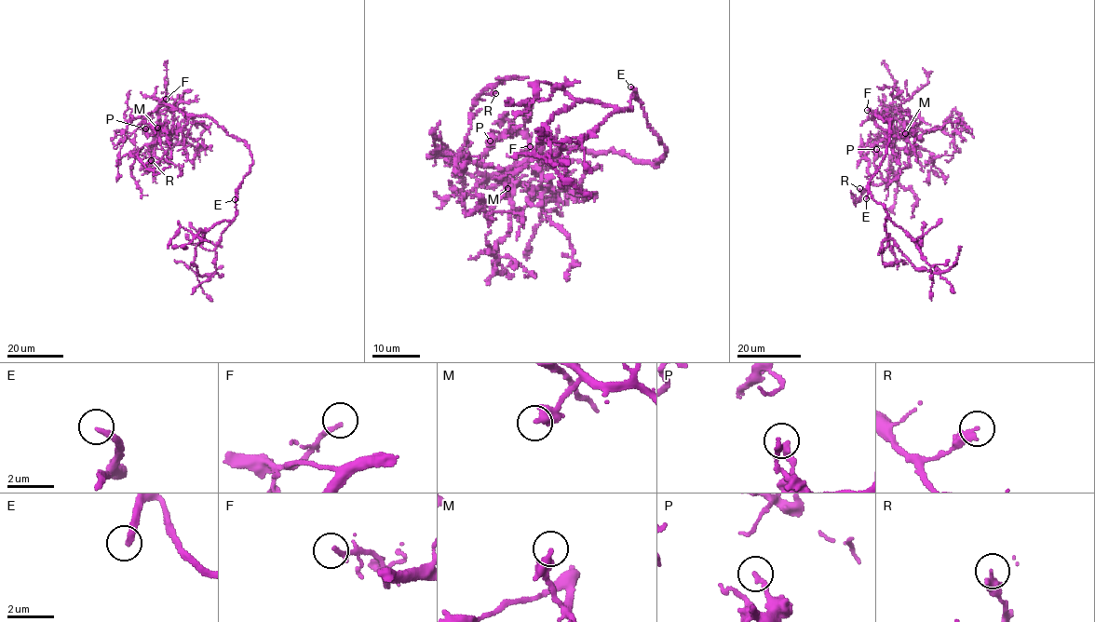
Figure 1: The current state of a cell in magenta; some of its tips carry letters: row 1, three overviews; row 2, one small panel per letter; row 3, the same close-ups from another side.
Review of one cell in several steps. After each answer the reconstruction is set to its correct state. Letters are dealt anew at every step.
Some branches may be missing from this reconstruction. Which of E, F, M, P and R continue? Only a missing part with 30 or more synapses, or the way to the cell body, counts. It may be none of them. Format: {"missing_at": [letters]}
{"missing_at": ["E"]}

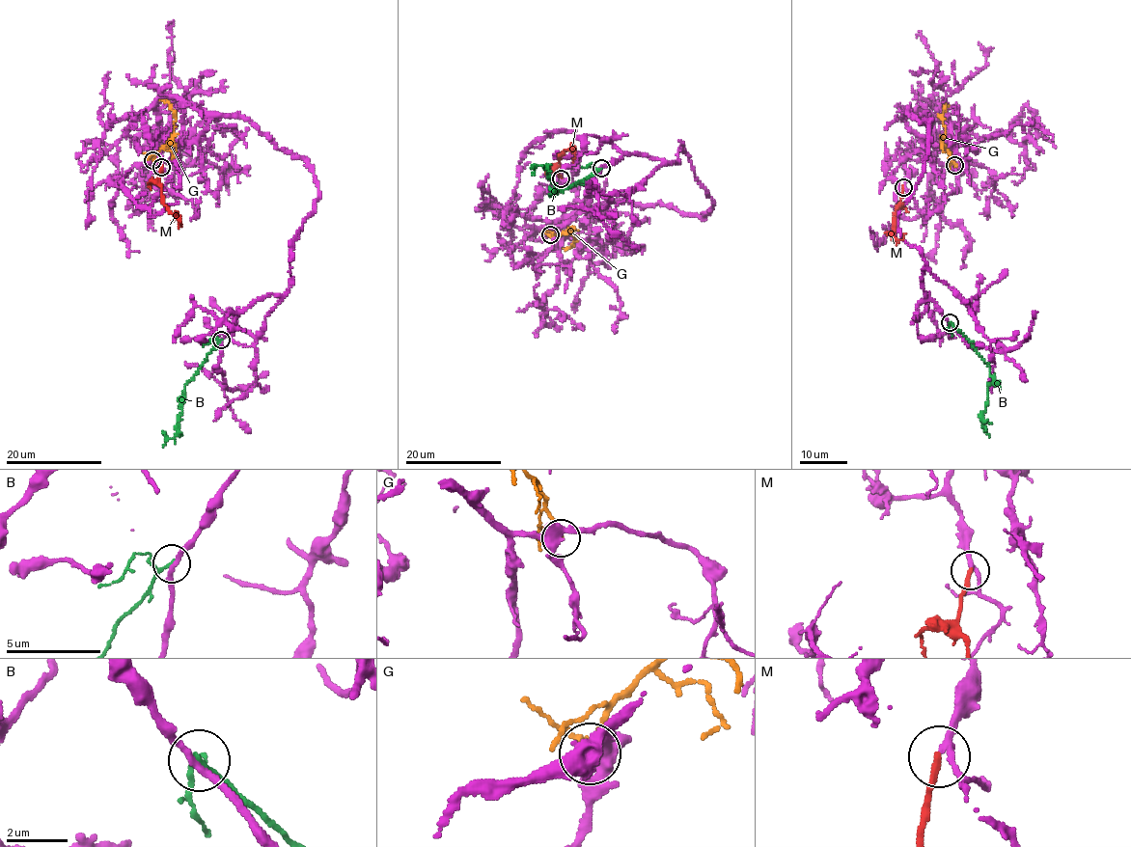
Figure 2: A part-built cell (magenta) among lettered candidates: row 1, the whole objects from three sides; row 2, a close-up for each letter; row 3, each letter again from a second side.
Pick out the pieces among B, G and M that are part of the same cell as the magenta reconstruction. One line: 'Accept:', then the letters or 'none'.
Accept: M

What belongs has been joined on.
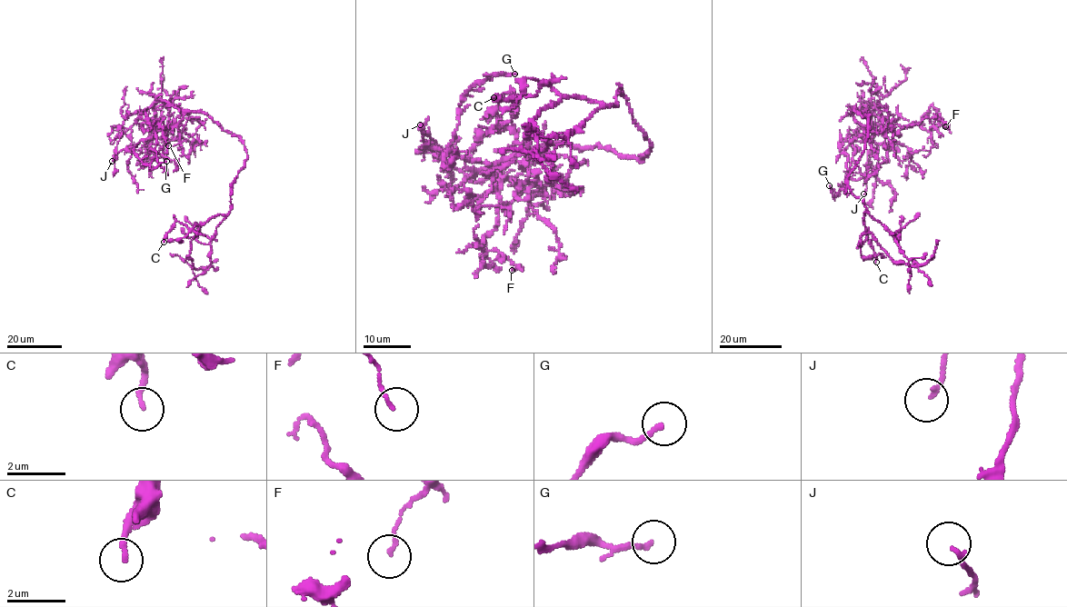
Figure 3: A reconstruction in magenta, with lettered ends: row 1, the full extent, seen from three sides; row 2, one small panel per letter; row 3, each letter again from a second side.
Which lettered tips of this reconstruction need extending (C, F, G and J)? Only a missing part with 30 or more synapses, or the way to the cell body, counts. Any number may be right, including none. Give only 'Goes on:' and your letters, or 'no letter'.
Goes on: no letter

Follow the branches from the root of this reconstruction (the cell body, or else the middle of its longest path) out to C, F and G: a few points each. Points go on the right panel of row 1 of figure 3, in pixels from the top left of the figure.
C: (868, 119), (865, 149), (850, 174), (848, 186), (866, 208), (866, 232), (861, 241), (866, 236), (876, 262)
F: (868, 119), (853, 107), (852, 114), (857, 109), (902, 127), (914, 123), (929, 131), (940, 115), (945, 126)
G: (868, 119), (853, 107), (853, 117), (876, 144), (875, 172), (847, 180), (833, 198), (829, 185)

